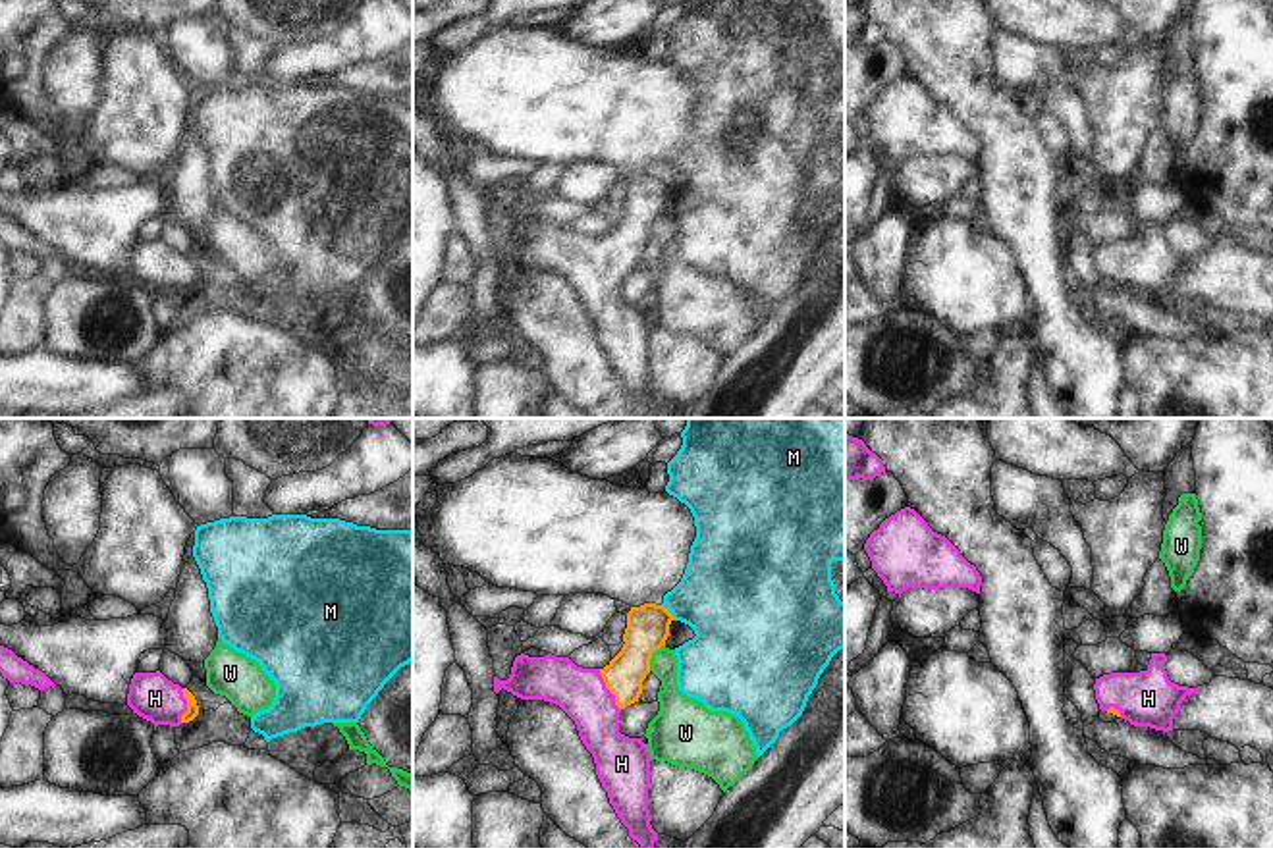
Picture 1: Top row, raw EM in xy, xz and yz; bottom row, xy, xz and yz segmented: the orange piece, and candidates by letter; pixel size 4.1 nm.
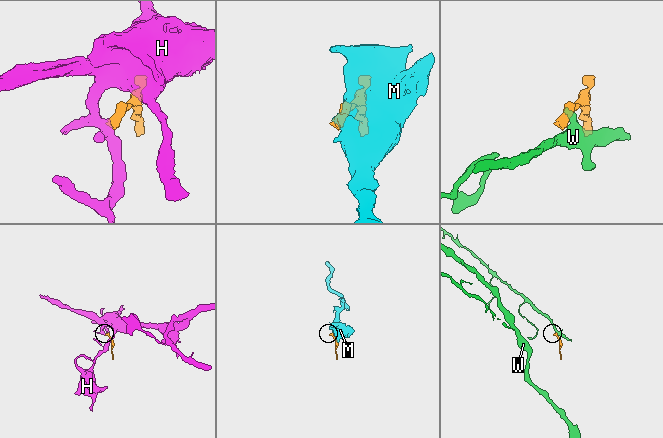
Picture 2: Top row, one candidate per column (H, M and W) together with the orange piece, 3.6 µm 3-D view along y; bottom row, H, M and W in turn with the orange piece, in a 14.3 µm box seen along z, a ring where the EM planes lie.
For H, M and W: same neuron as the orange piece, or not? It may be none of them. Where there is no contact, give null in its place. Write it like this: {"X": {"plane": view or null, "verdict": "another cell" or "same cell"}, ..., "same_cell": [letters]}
{"H": {"plane": "xz", "verdict": "same cell"}, "M": {"plane": "xz", "verdict": "another cell"}, "W": {"plane": "xz", "verdict": "another cell"}, "same_cell": ["H"]}

